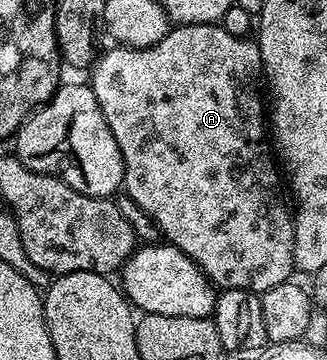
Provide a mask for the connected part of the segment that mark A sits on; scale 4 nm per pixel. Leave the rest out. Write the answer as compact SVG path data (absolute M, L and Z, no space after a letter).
M188 23L175 26L166 34L164 41L151 47L114 45L111 48L111 51L106 51L103 55L101 52L95 58L89 72L91 75L90 79L88 78L88 86L94 90L98 108L102 110L104 121L108 121L108 129L112 129L112 137L116 137L116 145L120 145L120 153L126 166L122 174L125 194L158 226L161 238L169 246L184 252L210 278L215 288L261 293L287 282L293 276L290 274L295 274L296 271L294 217L291 208L286 208L286 199L282 196L284 179L268 138L268 111L265 106L262 108L264 72L257 42L250 37L232 37L232 33L228 33L217 23Z

